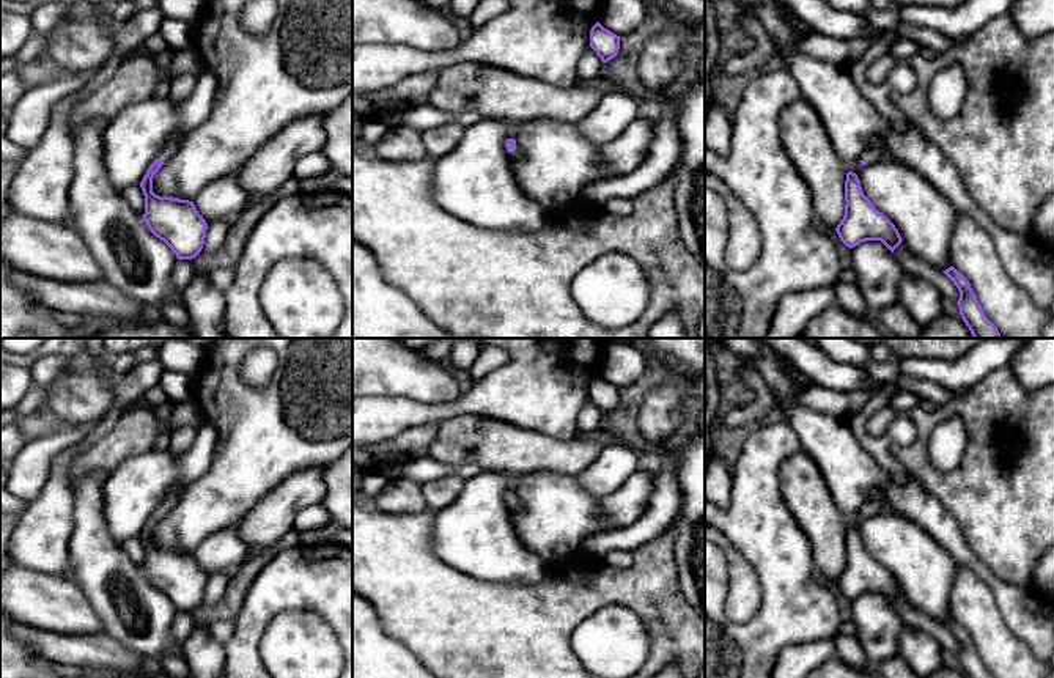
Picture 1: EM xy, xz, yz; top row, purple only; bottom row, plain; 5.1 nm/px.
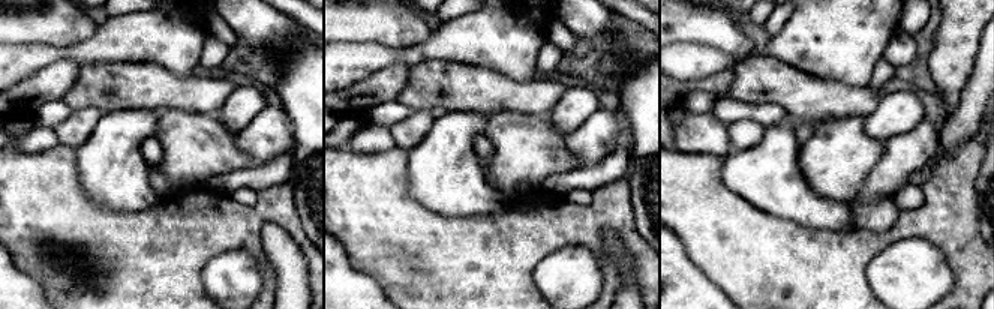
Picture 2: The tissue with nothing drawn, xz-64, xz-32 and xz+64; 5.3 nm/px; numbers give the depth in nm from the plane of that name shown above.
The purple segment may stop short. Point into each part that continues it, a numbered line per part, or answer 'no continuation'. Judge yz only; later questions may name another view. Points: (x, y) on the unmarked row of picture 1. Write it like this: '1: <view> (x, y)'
1: yz (873, 505)

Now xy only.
1: xy (170, 501)

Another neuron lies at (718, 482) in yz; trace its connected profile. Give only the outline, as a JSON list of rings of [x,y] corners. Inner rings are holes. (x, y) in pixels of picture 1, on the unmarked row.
[[[706,458],[708,469],[705,473],[705,500],[724,510],[732,500],[733,475],[724,458]]]

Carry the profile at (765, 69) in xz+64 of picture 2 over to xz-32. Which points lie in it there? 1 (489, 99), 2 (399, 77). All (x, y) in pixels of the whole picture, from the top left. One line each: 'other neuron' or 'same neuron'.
1: same neuron
2: other neuron

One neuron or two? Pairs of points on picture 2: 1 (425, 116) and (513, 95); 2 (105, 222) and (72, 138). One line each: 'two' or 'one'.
1: two
2: two

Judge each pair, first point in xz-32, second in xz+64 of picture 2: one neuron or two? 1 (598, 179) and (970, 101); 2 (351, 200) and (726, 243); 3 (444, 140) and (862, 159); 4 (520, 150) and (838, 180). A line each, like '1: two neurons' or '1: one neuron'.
1: one neuron
2: one neuron
3: two neurons
4: one neuron

